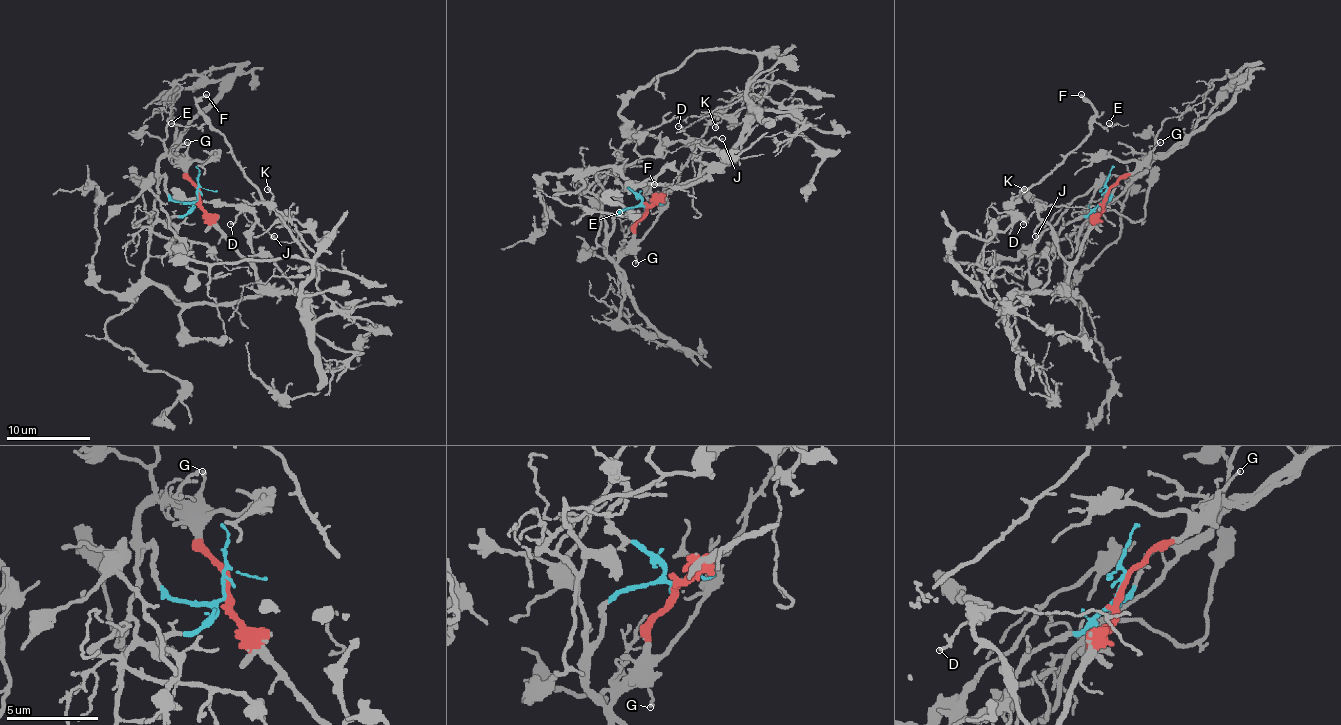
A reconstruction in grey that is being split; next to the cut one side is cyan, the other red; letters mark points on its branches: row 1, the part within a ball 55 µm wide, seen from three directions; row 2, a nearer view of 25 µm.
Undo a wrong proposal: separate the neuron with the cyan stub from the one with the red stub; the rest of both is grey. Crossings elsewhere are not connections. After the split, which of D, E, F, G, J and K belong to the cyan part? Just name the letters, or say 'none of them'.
none of them

